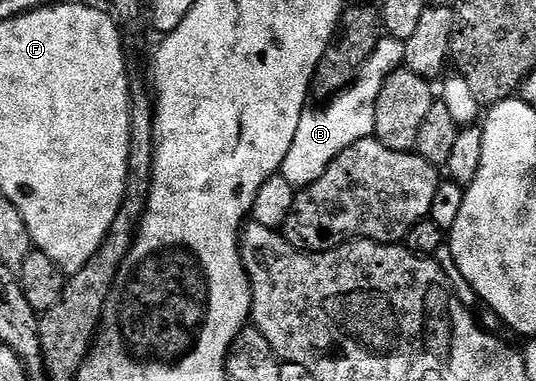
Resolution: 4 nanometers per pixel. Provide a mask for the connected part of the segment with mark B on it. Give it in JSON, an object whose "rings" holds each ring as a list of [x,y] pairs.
{"rings":[[[381,36],[379,43],[376,44],[370,55],[370,59],[366,59],[366,63],[356,74],[356,80],[343,93],[336,94],[323,107],[316,107],[320,109],[305,108],[304,112],[300,114],[297,130],[293,133],[293,141],[290,142],[289,149],[285,152],[285,159],[278,172],[284,184],[291,185],[297,190],[307,189],[324,174],[326,167],[339,153],[346,151],[346,147],[354,147],[354,143],[369,140],[373,136],[375,104],[378,103],[379,92],[382,91],[383,84],[386,83],[388,76],[401,68],[404,58],[404,44],[405,42],[398,41],[395,37]]]}

